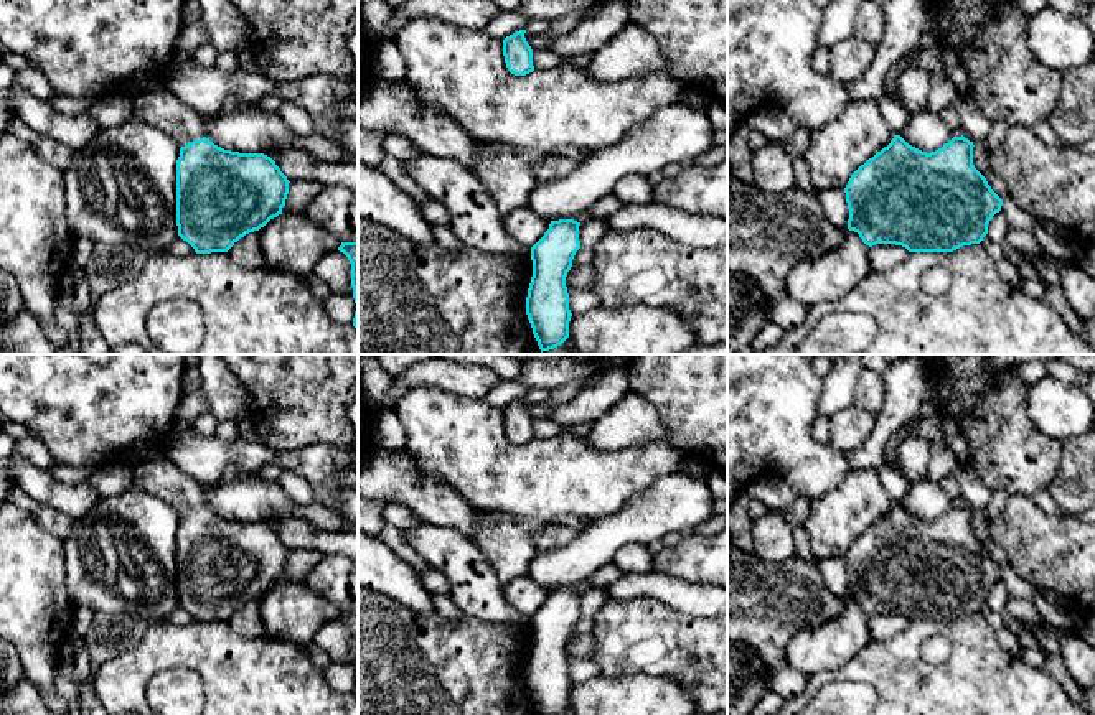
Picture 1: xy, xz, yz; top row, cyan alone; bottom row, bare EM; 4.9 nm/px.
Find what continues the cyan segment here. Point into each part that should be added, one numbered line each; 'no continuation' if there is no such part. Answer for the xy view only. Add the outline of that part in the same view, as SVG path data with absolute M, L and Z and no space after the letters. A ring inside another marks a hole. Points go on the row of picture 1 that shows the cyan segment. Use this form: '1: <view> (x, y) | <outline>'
1: xy (164, 109) | M172 91L140 92L132 97L134 115L172 135L180 148L204 137L204 117Z

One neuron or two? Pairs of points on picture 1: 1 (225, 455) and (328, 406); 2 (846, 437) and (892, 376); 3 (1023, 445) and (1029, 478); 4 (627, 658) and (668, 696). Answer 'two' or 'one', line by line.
1: two
2: two
3: one
4: two

